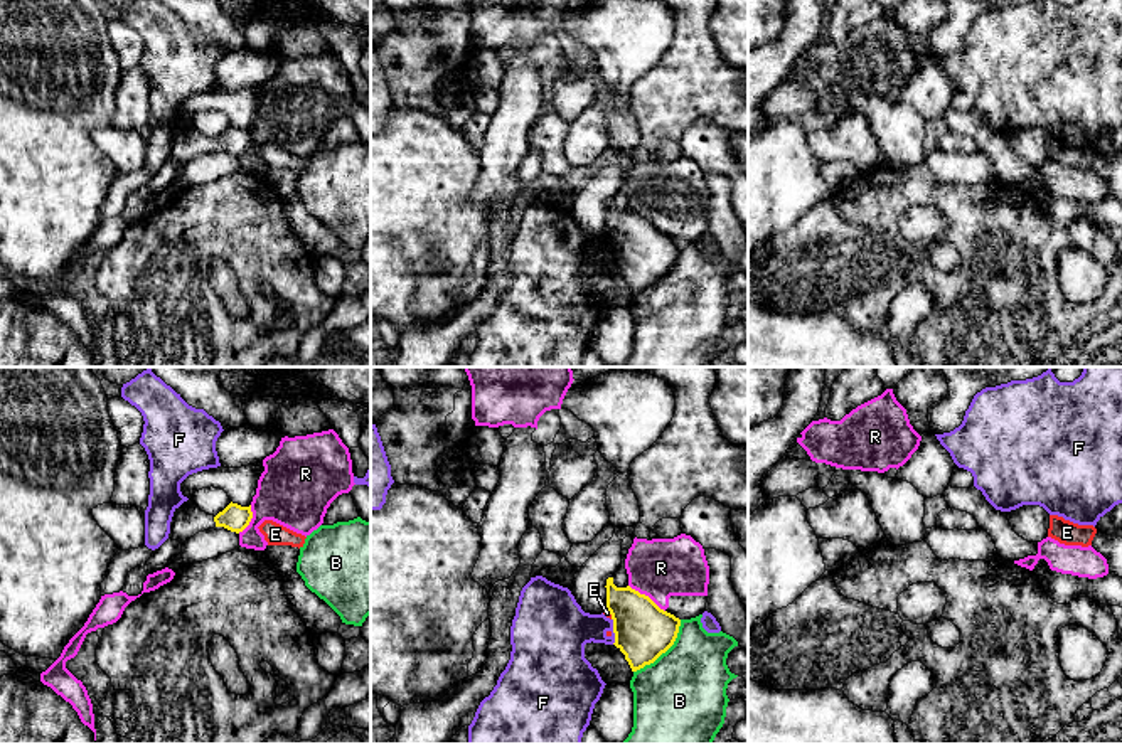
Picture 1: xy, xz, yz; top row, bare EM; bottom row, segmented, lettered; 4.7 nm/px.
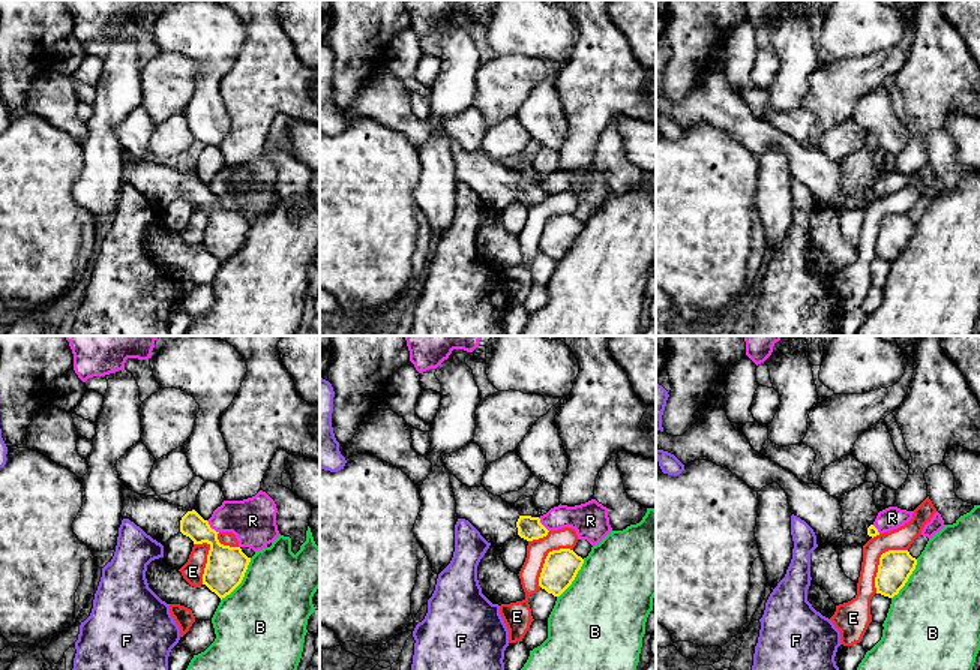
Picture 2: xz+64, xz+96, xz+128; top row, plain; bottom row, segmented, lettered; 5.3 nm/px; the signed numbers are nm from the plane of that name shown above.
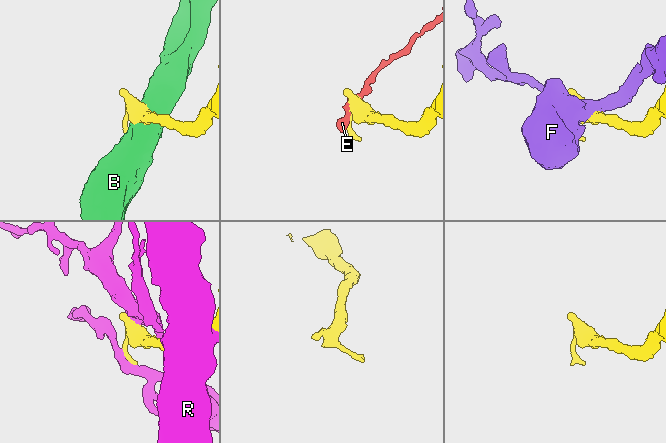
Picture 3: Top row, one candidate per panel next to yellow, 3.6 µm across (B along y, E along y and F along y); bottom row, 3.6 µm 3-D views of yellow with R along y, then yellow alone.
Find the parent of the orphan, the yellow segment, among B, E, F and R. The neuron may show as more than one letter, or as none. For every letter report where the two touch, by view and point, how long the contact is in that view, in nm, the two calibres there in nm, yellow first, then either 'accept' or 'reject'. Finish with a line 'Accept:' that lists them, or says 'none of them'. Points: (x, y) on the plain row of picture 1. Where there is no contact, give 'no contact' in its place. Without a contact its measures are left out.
B: xz (664, 275) | 340 nm | 280/440 nm | reject
E: xz (610, 236) | 50 nm | 280/30 nm | reject
F: xz (614, 255) | 130 nm | 280/280 nm | reject
R: xz (647, 219) | 220 nm | 280/280 nm | reject
Accept: none of them

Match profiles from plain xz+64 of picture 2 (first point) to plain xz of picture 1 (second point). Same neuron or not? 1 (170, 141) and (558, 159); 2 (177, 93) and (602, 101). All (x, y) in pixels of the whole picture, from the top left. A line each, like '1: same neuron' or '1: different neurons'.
1: different neurons
2: different neurons

